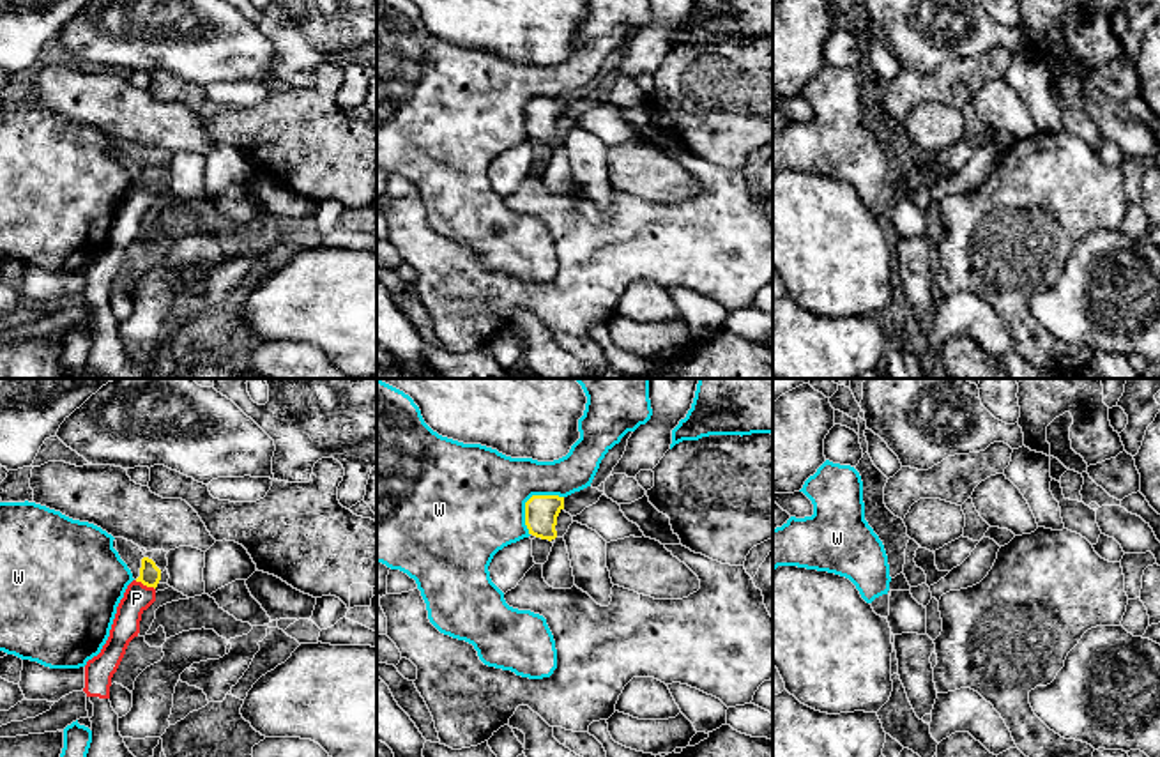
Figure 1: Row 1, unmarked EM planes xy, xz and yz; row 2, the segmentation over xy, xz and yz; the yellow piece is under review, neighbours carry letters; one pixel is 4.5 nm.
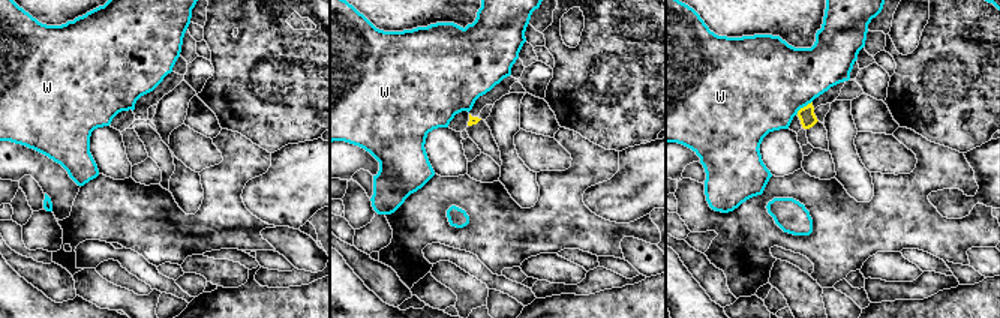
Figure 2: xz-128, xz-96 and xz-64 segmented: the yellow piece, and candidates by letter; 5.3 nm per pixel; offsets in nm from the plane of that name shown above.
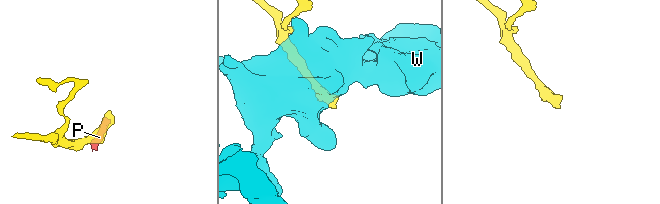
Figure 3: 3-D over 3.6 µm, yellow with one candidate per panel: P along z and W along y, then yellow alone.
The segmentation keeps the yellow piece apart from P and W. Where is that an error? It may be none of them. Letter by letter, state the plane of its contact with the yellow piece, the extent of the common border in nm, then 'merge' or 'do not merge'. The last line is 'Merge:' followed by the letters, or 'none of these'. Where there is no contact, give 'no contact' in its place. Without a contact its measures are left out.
P: xy | 100 nm | do not merge
W: xz | 240 nm | do not merge
Merge: none of these

